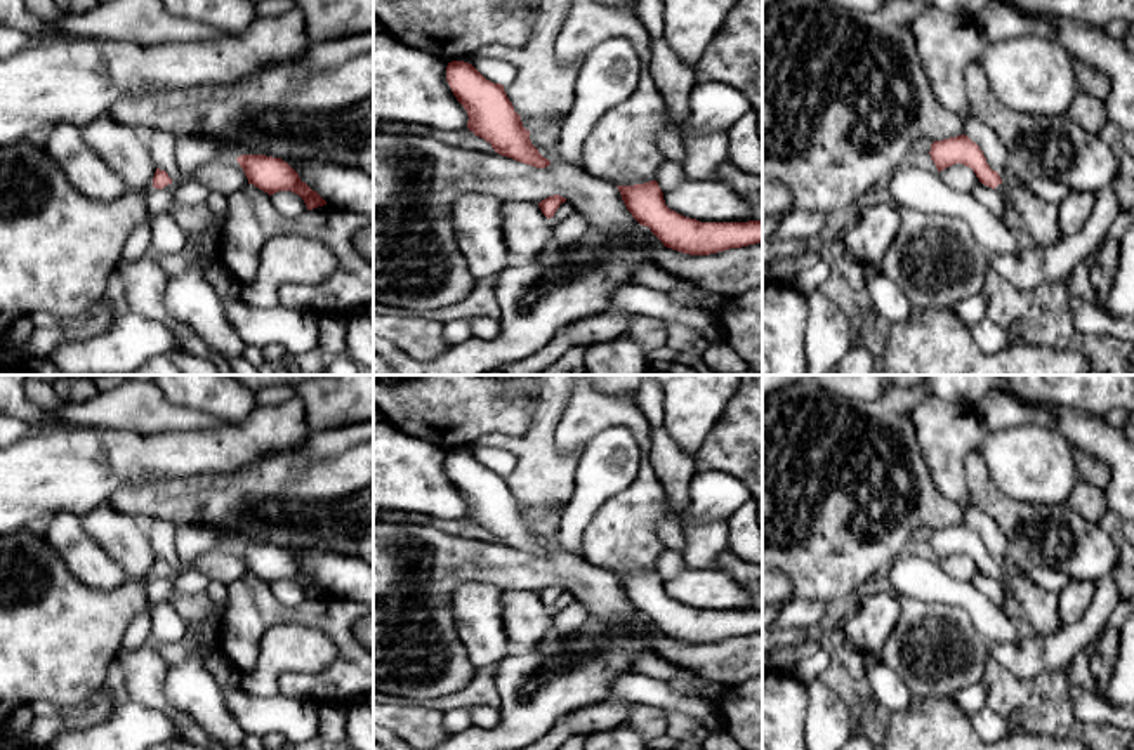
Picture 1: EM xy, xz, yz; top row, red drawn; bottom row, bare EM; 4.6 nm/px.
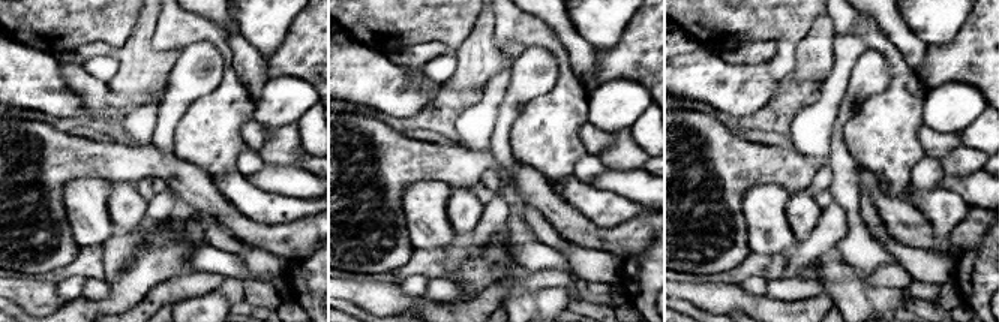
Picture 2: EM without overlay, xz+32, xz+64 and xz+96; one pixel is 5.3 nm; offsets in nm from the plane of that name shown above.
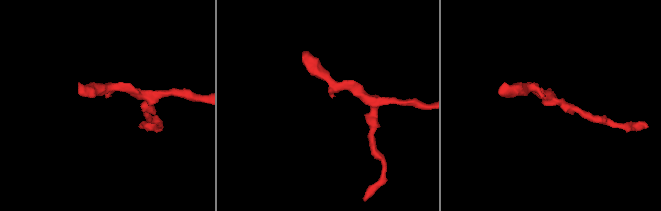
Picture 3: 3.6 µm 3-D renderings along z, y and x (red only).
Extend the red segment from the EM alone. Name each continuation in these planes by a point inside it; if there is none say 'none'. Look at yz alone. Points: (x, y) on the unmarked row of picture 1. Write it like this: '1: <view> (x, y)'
1: yz (1011, 606)

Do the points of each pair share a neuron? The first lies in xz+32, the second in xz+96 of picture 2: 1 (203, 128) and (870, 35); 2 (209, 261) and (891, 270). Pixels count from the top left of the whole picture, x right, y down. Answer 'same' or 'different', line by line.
1: same
2: different

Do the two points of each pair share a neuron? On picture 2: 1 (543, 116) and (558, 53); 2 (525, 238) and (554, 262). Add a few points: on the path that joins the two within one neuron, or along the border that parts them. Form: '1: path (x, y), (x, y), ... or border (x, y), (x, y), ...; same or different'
1: path (558, 101), (564, 95), (564, 68); same
2: path (533, 246), (546, 258); same

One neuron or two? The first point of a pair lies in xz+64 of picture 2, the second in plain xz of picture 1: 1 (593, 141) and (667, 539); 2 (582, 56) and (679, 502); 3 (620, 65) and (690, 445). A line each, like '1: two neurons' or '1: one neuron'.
1: one neuron
2: one neuron
3: two neurons

